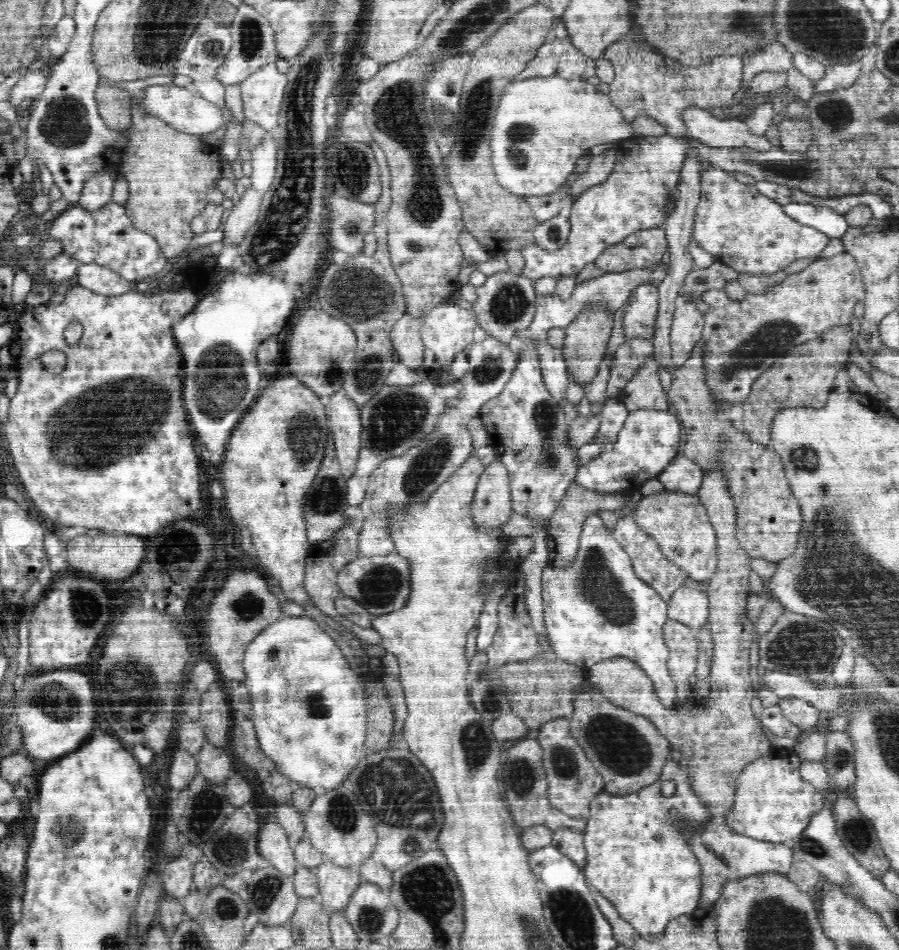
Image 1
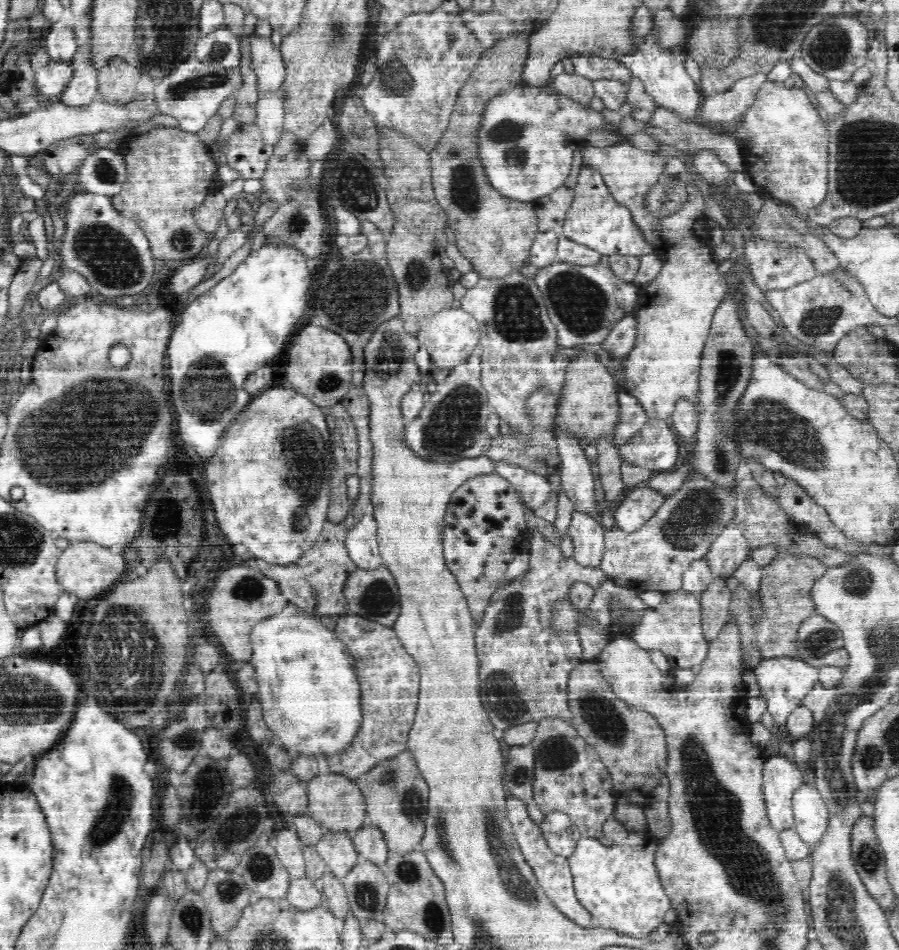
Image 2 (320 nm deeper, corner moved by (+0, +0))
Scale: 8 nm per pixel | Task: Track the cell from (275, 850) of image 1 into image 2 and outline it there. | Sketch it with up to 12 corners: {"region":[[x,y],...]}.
{"region":[[275,831],[274,849],[292,878],[304,877],[298,833]]}

